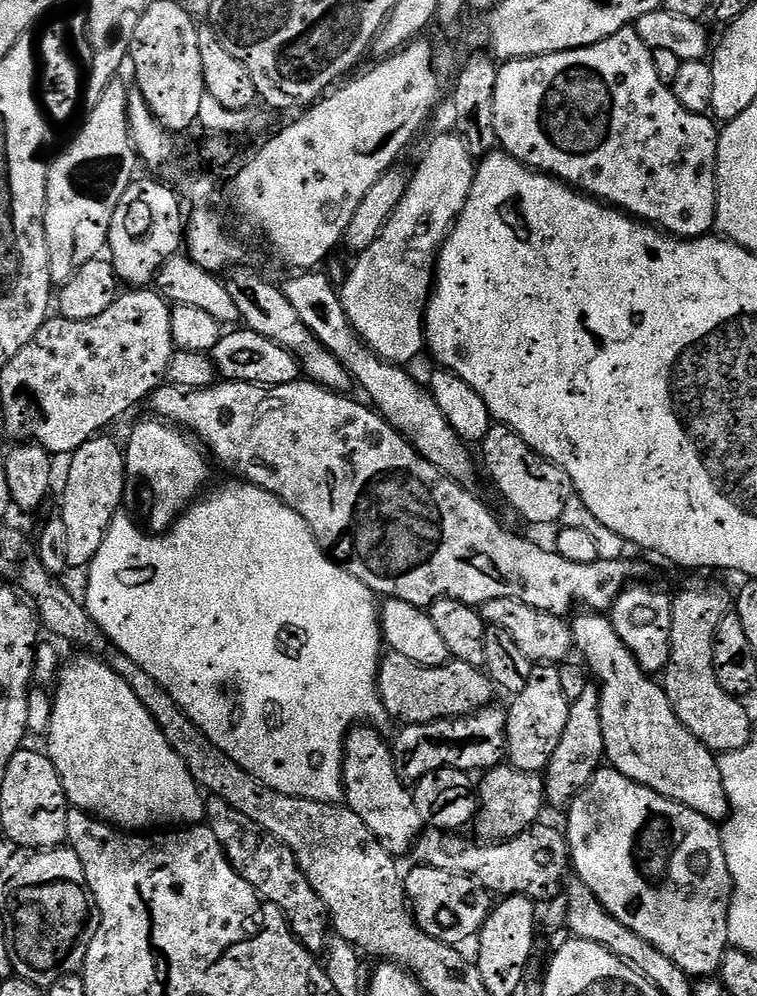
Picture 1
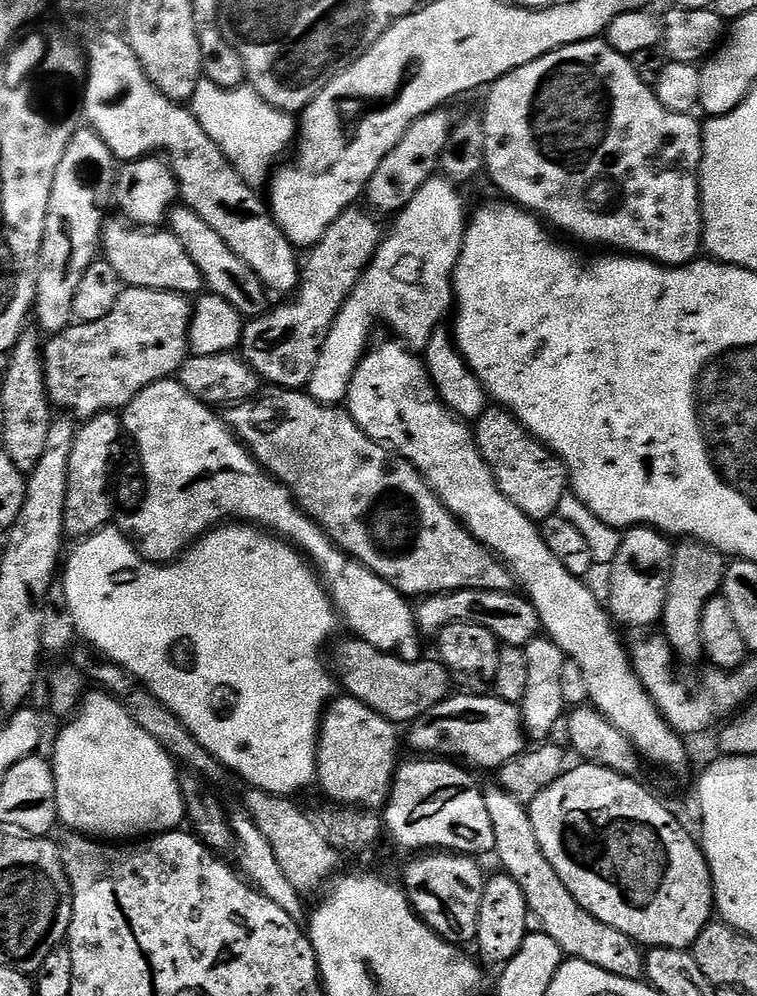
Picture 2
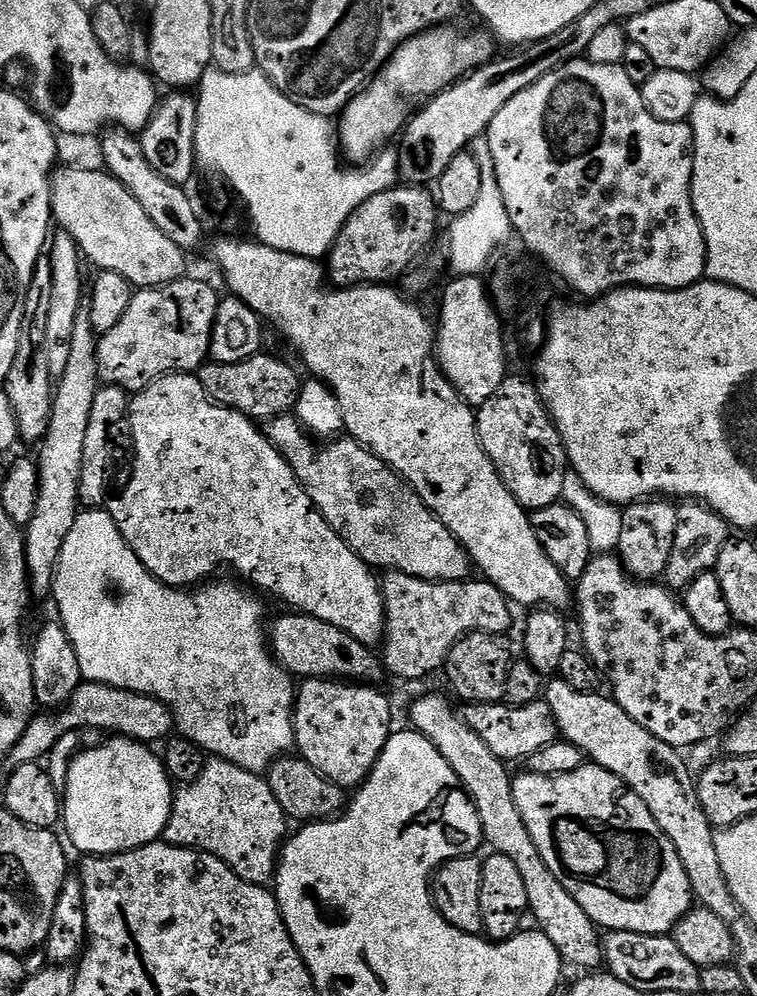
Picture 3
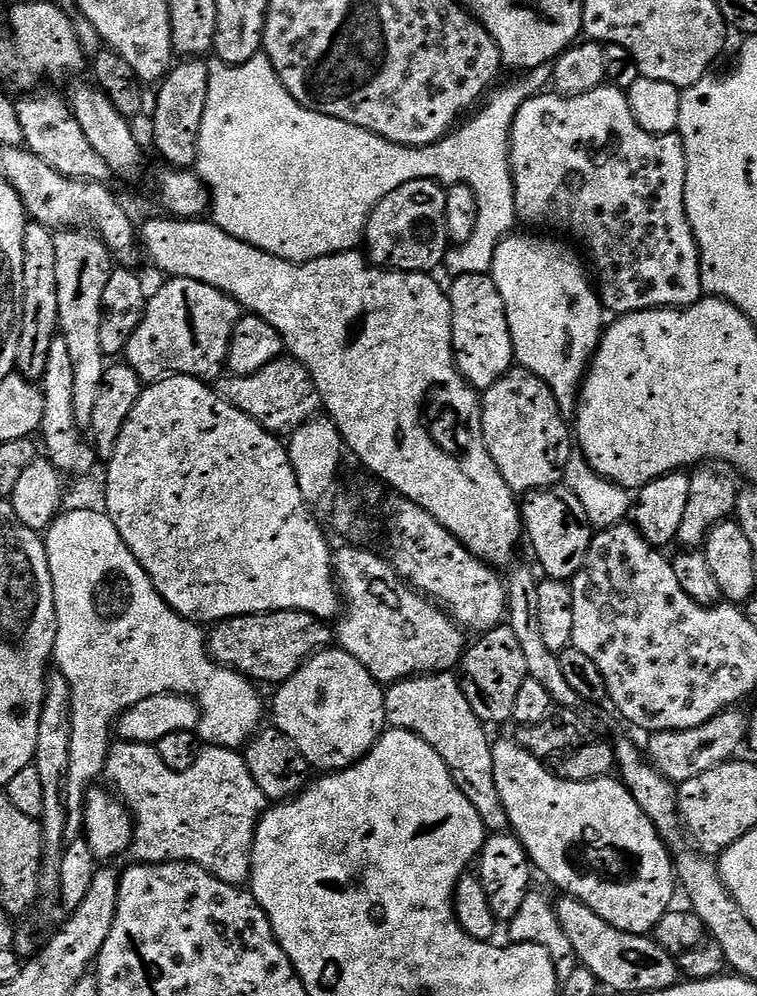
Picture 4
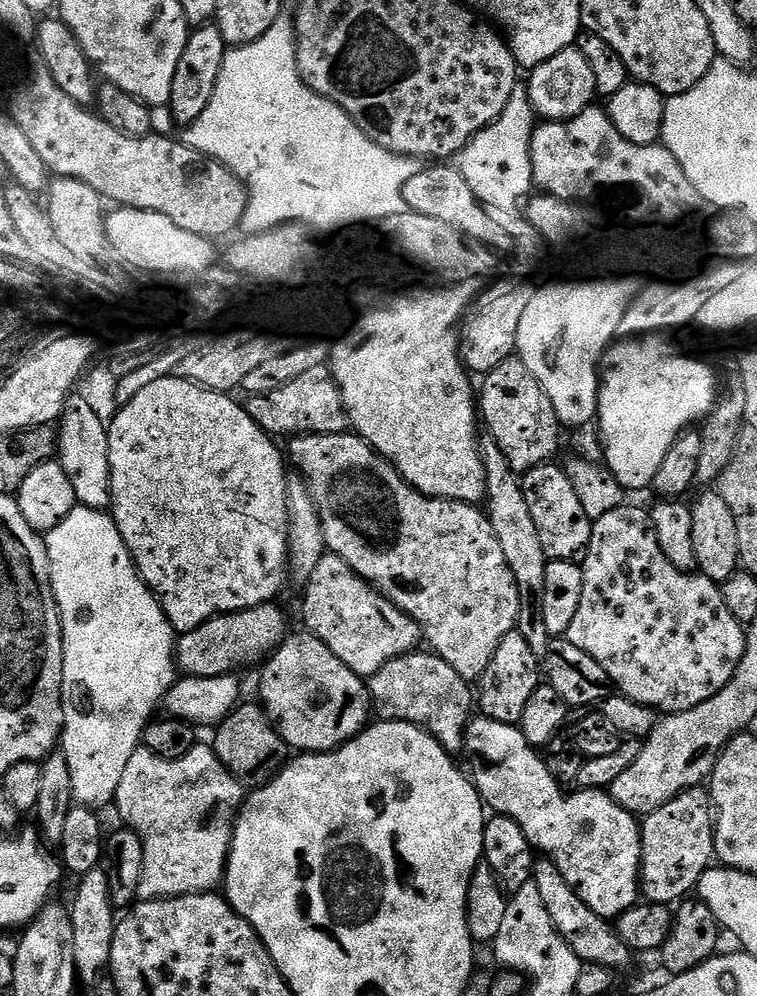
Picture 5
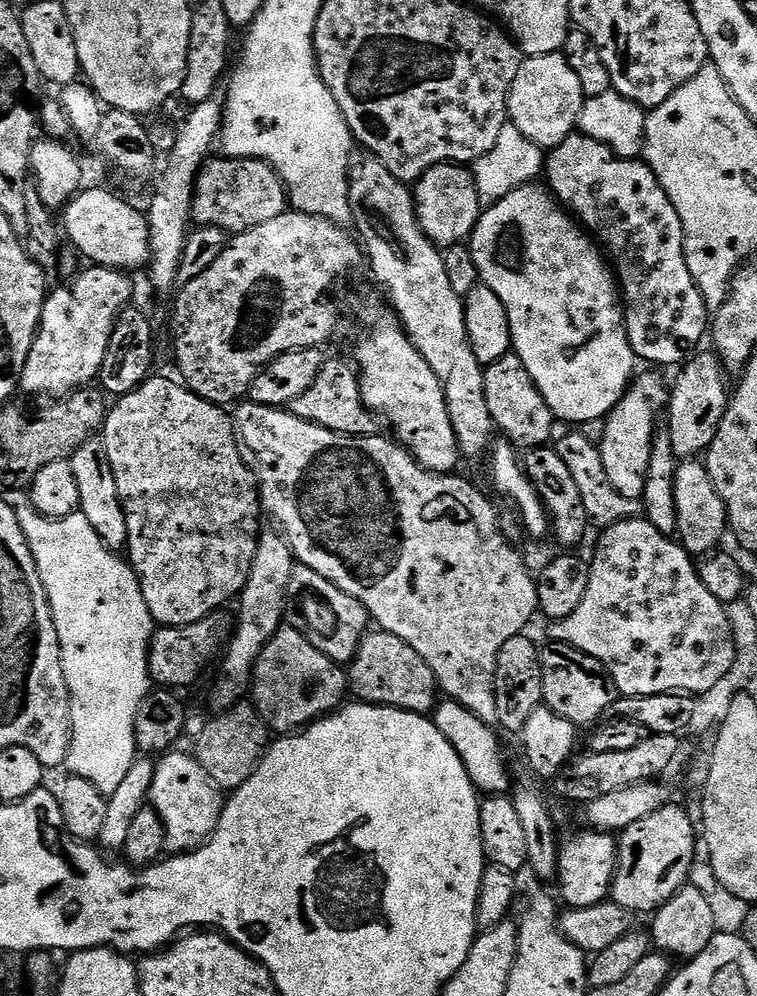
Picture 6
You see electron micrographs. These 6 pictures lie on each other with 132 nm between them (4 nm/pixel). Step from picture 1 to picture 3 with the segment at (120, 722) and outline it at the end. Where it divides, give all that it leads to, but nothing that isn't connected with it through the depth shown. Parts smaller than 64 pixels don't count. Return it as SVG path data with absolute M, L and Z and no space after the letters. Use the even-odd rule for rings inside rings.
M108 738L104 744L97 749L86 749L77 751L72 758L72 765L66 778L66 790L62 793L62 828L68 831L67 843L77 848L78 851L84 852L88 856L113 856L119 852L129 852L135 848L141 848L147 844L155 844L163 837L170 822L172 802L174 797L174 781L165 768L163 759L159 755L152 753L153 749L146 744L140 744L137 740L126 740L123 738Z

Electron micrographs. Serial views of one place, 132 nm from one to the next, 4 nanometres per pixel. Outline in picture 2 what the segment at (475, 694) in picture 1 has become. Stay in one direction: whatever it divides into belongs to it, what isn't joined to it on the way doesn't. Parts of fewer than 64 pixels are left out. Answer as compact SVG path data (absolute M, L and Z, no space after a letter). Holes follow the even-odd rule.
M347 639L336 648L336 668L344 683L343 691L358 702L368 704L370 710L382 714L397 726L411 725L412 721L429 712L435 704L448 699L453 691L454 677L439 659L421 658L406 662L391 656L389 652L379 652L364 640Z

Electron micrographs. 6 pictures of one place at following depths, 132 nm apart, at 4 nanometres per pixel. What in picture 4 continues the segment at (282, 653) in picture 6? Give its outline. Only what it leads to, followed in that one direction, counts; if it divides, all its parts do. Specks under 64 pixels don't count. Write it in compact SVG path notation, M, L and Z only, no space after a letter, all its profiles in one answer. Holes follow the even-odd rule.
M329 646L314 652L311 658L302 665L292 677L275 689L276 697L270 700L270 716L273 716L274 726L306 758L313 769L321 768L324 774L340 772L352 764L359 764L365 754L379 742L386 731L388 719L384 705L385 689L373 678L370 670L358 662L350 653L339 646Z

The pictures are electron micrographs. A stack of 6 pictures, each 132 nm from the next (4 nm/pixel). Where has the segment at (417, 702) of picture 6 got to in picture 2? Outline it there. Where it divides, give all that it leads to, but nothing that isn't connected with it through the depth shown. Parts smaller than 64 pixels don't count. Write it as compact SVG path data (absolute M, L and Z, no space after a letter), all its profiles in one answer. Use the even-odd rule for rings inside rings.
M499 786L485 787L483 794L486 798L486 811L490 813L490 822L494 825L494 855L500 859L500 864L504 867L501 869L506 875L514 878L518 886L522 886L528 911L538 914L542 921L541 931L558 942L565 957L590 962L590 966L598 966L598 970L606 970L606 974L618 974L618 978L637 979L644 967L645 953L641 945L622 934L622 930L614 930L614 926L598 922L598 918L590 915L576 901L574 894L566 890L566 882L558 878L554 866L546 862L542 846L538 846L538 834L534 834L534 822L530 822L525 801L514 798L514 794Z

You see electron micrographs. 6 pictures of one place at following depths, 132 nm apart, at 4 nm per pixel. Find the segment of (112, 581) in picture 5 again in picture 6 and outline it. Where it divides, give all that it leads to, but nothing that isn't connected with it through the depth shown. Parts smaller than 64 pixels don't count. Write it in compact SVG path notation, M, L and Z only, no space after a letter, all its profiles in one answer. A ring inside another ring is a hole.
M20 506L16 508L16 517L34 554L42 586L52 607L54 626L58 630L60 657L72 711L72 741L66 761L67 771L78 778L86 778L86 782L94 782L98 790L110 794L118 790L130 766L138 759L134 718L138 718L138 706L142 706L150 691L148 648L152 645L154 621L146 606L146 598L142 598L140 579L123 555L100 541L94 526L90 526L79 511L73 516L55 520L42 515L36 507Z

